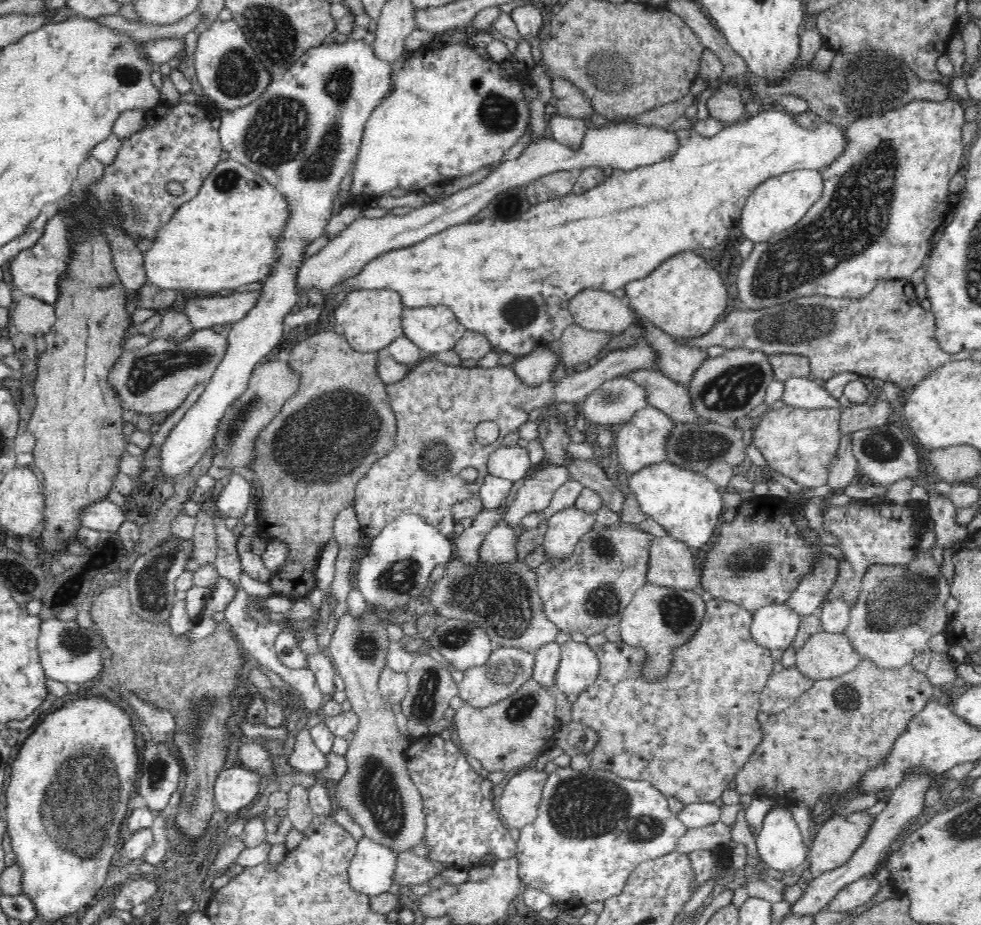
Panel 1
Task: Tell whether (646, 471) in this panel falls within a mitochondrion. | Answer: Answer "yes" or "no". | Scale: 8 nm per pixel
no

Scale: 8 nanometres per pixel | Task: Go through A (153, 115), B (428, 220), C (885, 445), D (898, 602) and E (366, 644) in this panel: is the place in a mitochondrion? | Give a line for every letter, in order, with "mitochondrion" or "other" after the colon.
A: other
B: other
C: mitochondrion
D: mitochondrion
E: mitochondrion

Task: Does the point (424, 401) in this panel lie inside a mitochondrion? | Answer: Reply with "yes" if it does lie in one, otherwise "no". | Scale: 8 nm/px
no

